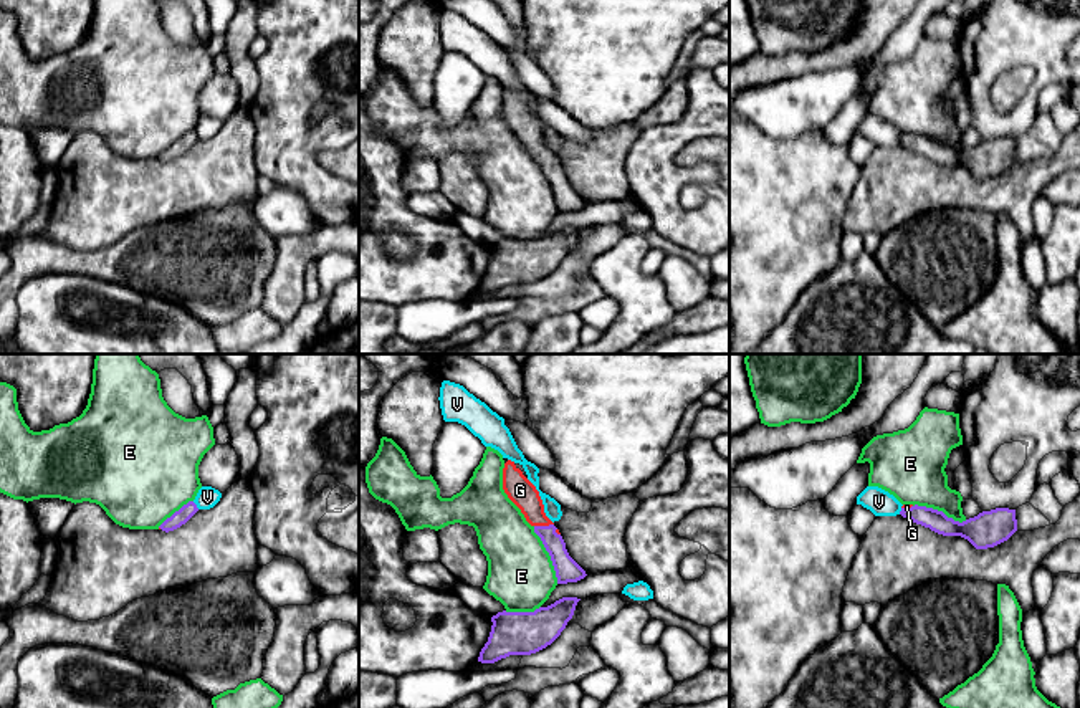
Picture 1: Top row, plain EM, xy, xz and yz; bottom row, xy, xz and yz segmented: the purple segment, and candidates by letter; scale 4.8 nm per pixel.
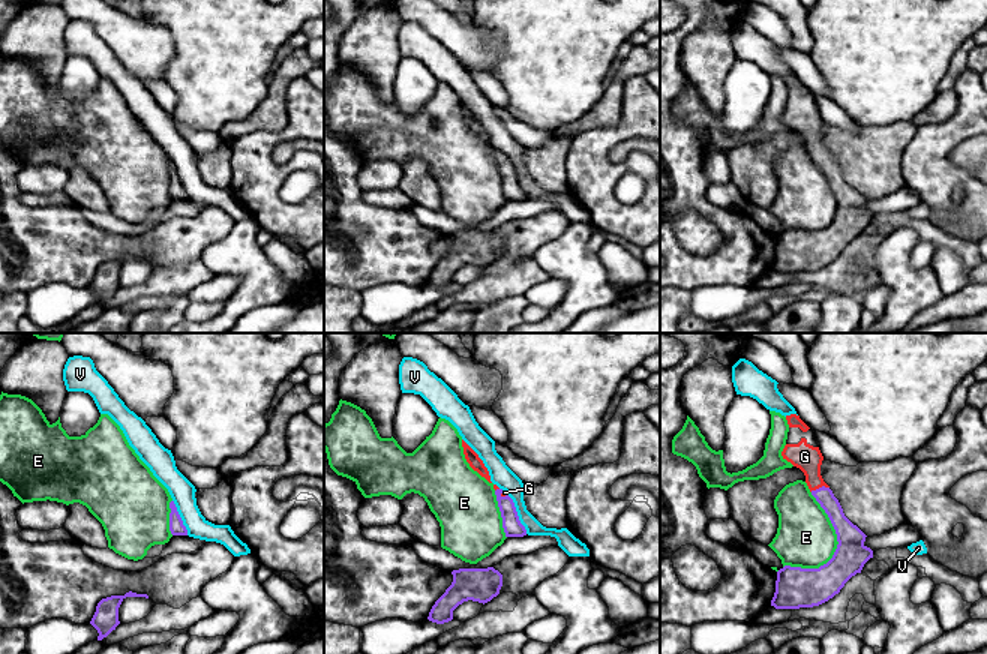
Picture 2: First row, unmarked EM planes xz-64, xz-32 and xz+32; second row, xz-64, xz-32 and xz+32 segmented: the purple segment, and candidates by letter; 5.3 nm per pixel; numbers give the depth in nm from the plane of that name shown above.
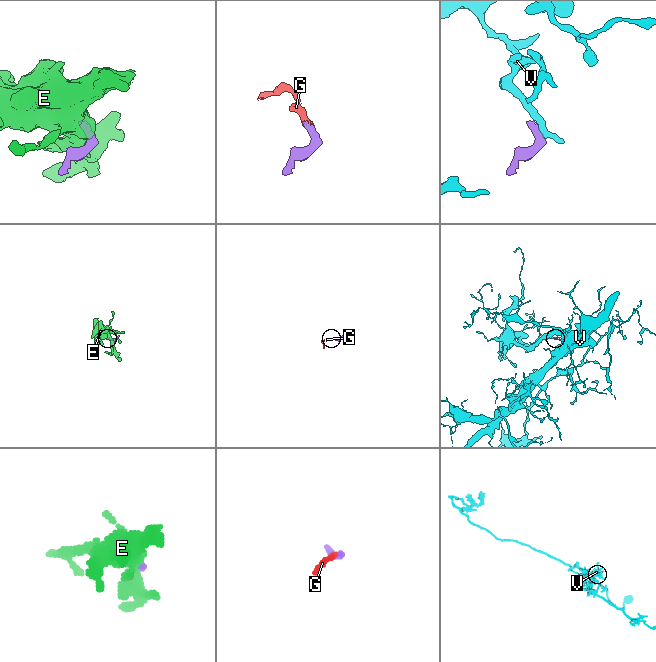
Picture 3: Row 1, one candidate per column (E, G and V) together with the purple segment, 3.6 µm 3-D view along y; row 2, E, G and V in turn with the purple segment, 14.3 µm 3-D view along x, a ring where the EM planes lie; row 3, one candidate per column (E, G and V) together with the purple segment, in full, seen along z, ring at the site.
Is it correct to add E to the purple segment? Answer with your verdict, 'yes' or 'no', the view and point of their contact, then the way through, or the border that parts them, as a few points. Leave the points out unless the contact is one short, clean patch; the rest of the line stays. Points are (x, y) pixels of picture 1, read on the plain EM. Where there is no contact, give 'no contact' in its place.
no; contact xz (549, 184)

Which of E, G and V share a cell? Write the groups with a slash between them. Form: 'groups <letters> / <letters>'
groups E / G / V

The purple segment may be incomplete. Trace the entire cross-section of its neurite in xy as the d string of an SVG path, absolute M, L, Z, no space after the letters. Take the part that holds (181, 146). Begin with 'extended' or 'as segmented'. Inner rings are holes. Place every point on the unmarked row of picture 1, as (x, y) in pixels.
as segmented; M189 131L170 147L167 147L159 157L165 162L174 160L182 154L185 154L197 141L198 141L197 134L194 131Z

